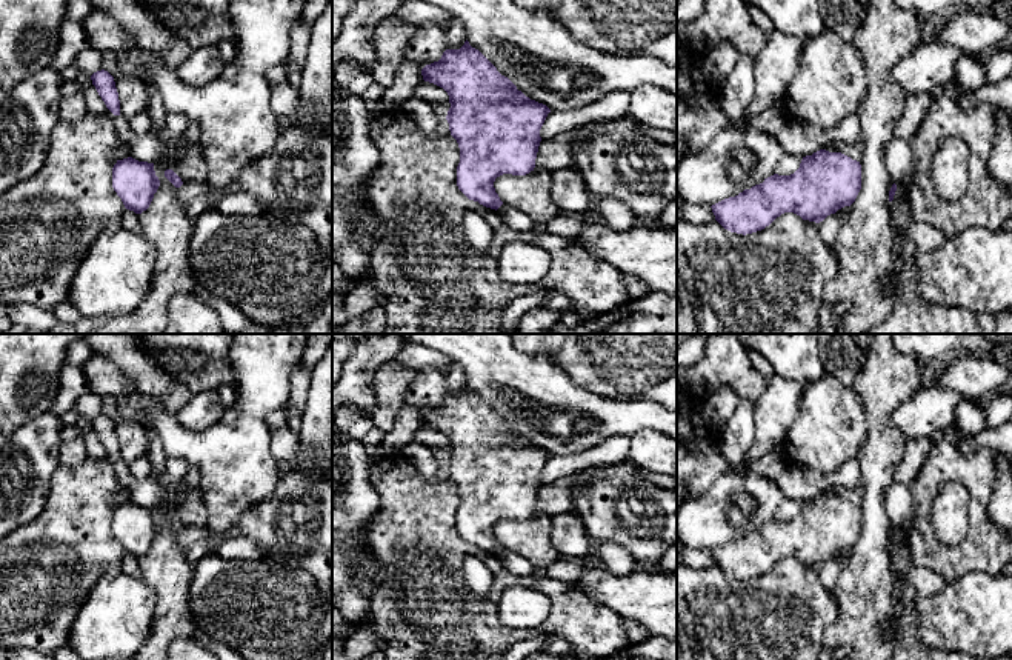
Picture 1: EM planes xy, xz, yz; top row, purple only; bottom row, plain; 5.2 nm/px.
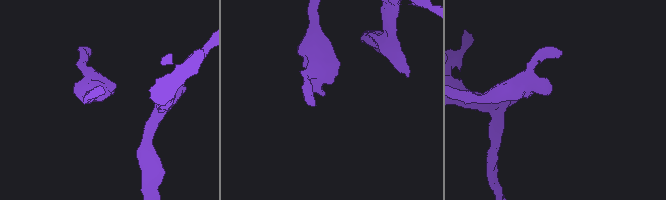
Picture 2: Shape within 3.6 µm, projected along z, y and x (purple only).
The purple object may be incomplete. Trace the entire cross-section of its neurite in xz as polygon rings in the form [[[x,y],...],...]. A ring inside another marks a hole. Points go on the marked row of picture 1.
[[[466,40],[460,49],[446,49],[438,62],[421,69],[424,82],[443,88],[451,108],[446,120],[451,135],[460,148],[457,186],[474,202],[498,209],[503,202],[495,192],[494,182],[503,174],[526,175],[535,168],[541,142],[540,129],[551,109],[531,100]]]

